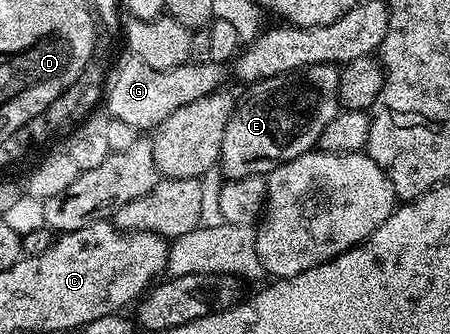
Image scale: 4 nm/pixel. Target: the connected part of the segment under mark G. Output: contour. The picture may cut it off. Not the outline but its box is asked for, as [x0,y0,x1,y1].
[104,56,226,132]

